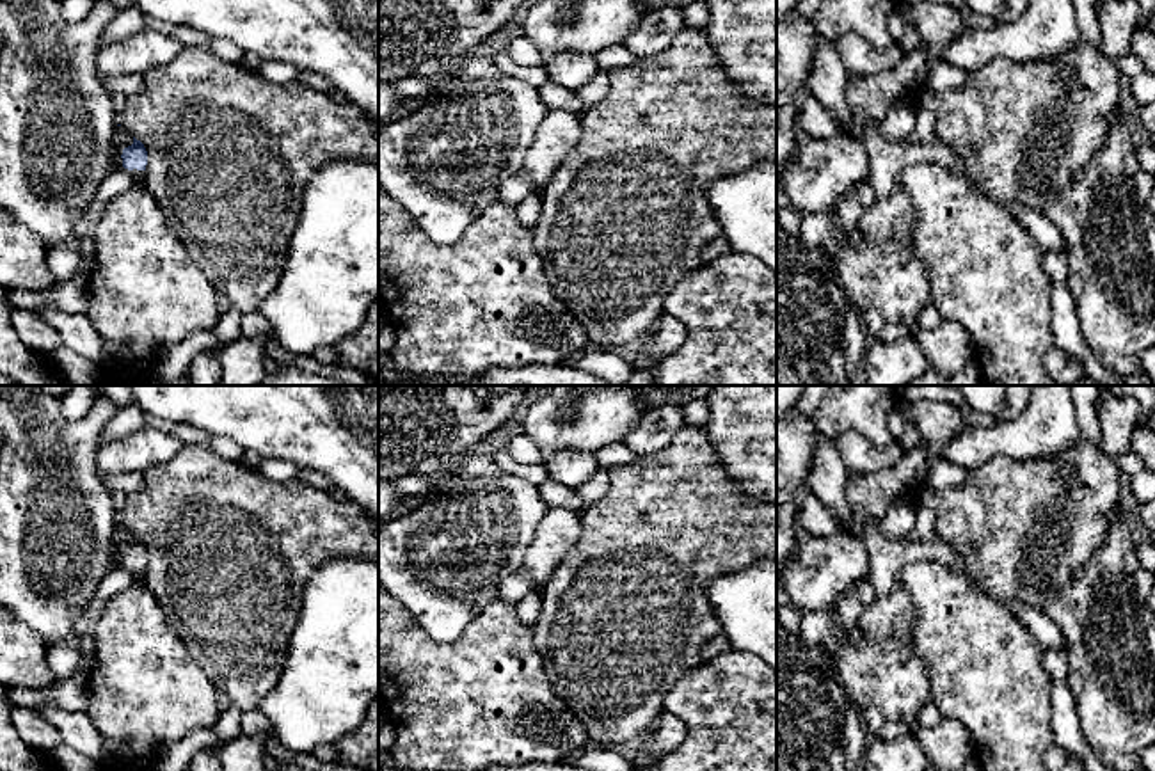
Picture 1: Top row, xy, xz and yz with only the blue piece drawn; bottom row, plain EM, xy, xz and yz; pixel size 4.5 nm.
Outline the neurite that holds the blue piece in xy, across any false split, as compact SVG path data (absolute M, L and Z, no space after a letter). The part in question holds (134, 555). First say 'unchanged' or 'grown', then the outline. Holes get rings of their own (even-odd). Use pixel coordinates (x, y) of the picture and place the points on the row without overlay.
grown | M133 535L133 542L123 547L123 565L130 568L133 583L142 581L147 563L147 549L140 538Z

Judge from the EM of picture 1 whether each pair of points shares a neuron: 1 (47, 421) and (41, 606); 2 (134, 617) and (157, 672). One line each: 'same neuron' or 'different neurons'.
1: same neuron
2: same neuron

